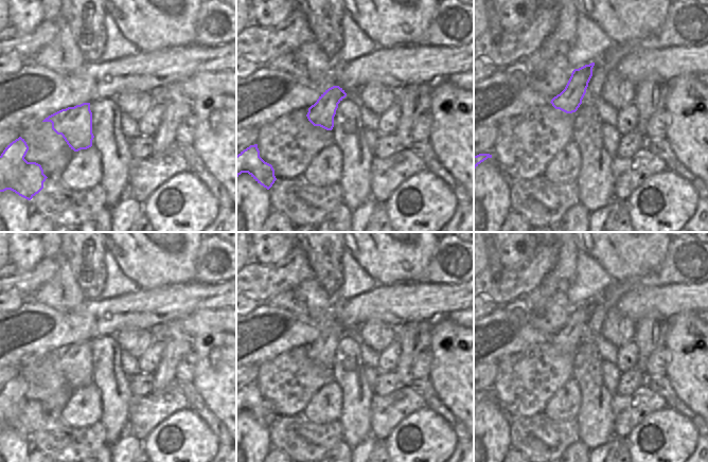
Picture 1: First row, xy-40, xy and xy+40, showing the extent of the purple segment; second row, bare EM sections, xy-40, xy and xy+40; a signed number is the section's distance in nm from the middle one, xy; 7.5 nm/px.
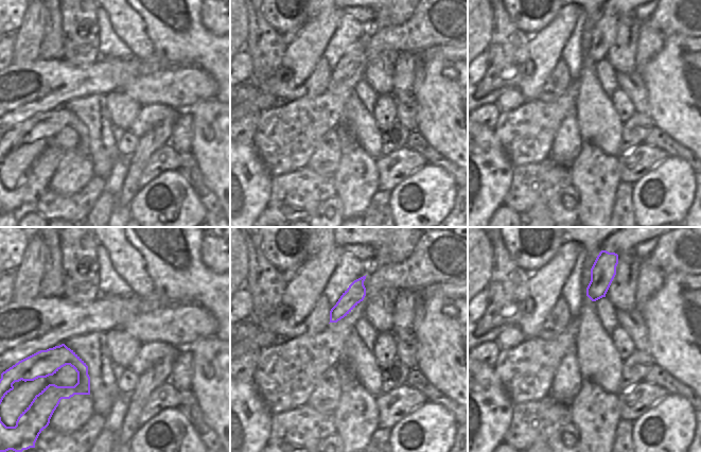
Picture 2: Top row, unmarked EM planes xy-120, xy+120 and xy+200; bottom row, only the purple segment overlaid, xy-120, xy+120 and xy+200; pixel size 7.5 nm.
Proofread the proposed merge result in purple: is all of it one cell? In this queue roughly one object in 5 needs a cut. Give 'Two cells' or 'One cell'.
One cell.

